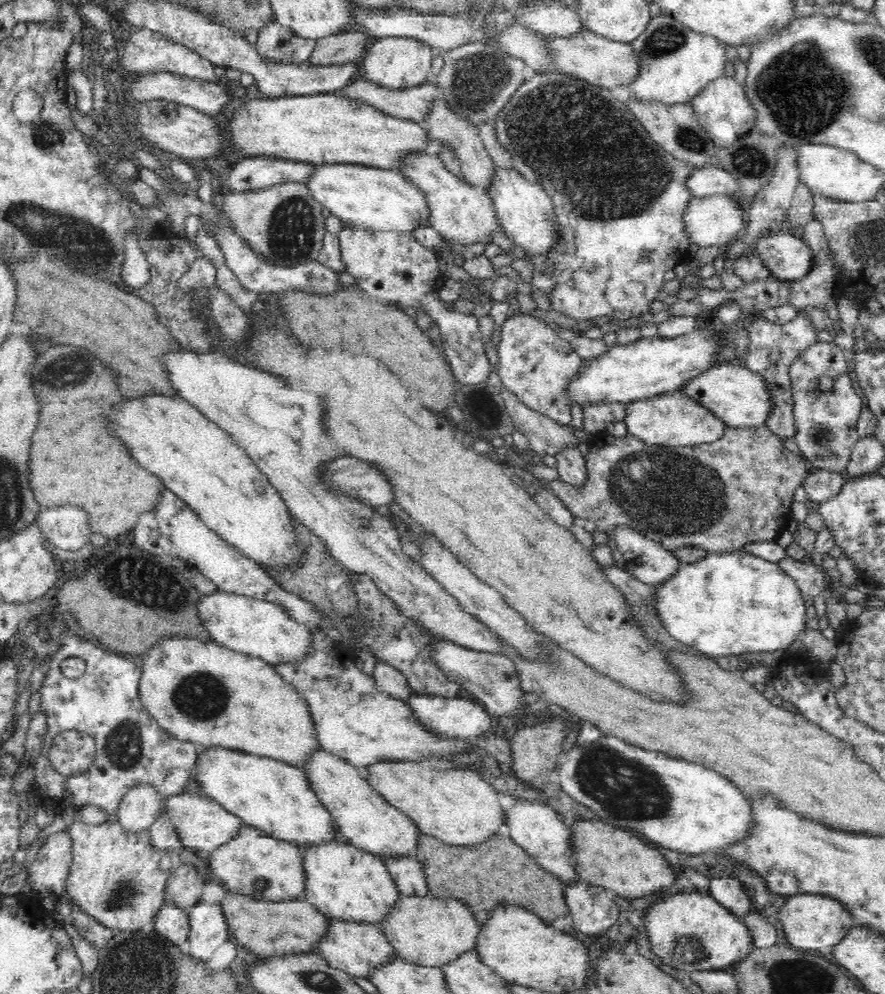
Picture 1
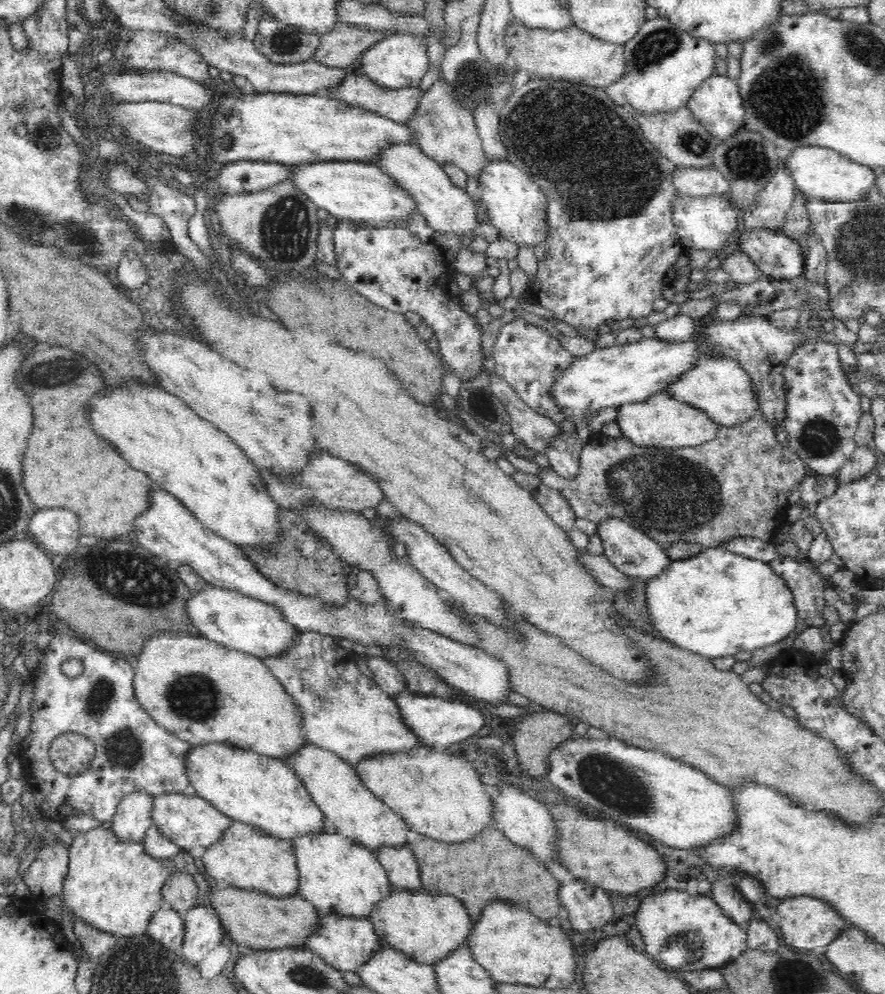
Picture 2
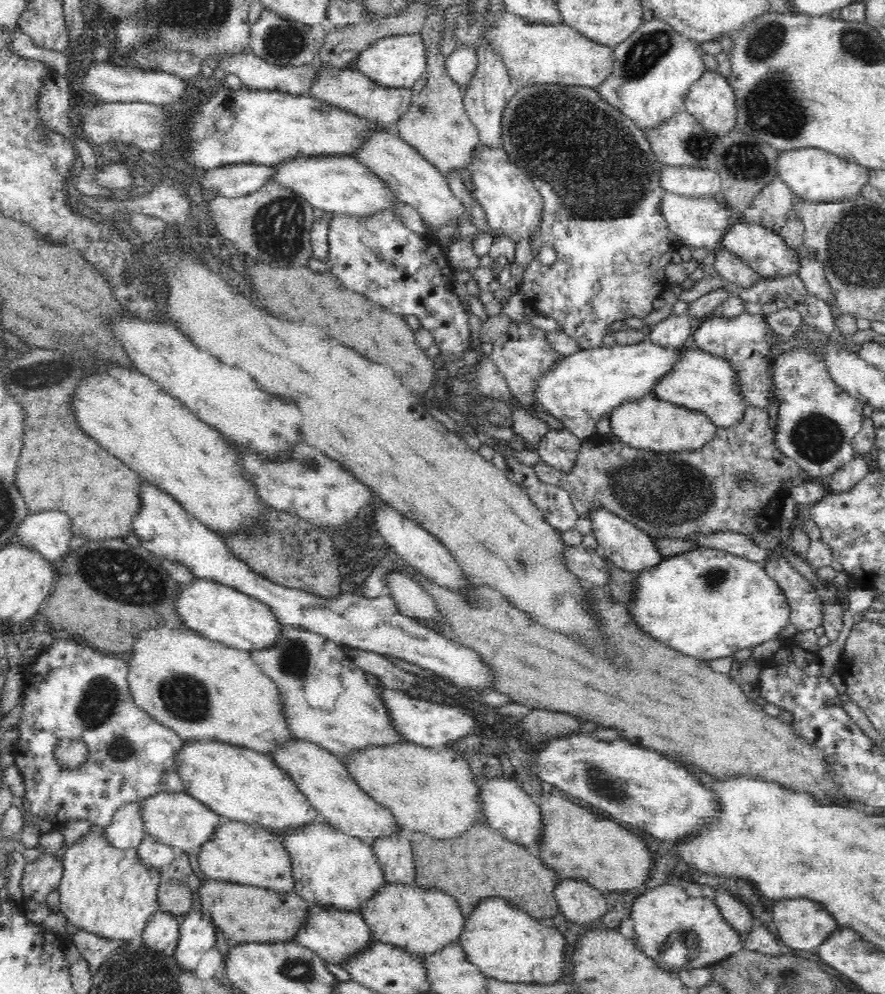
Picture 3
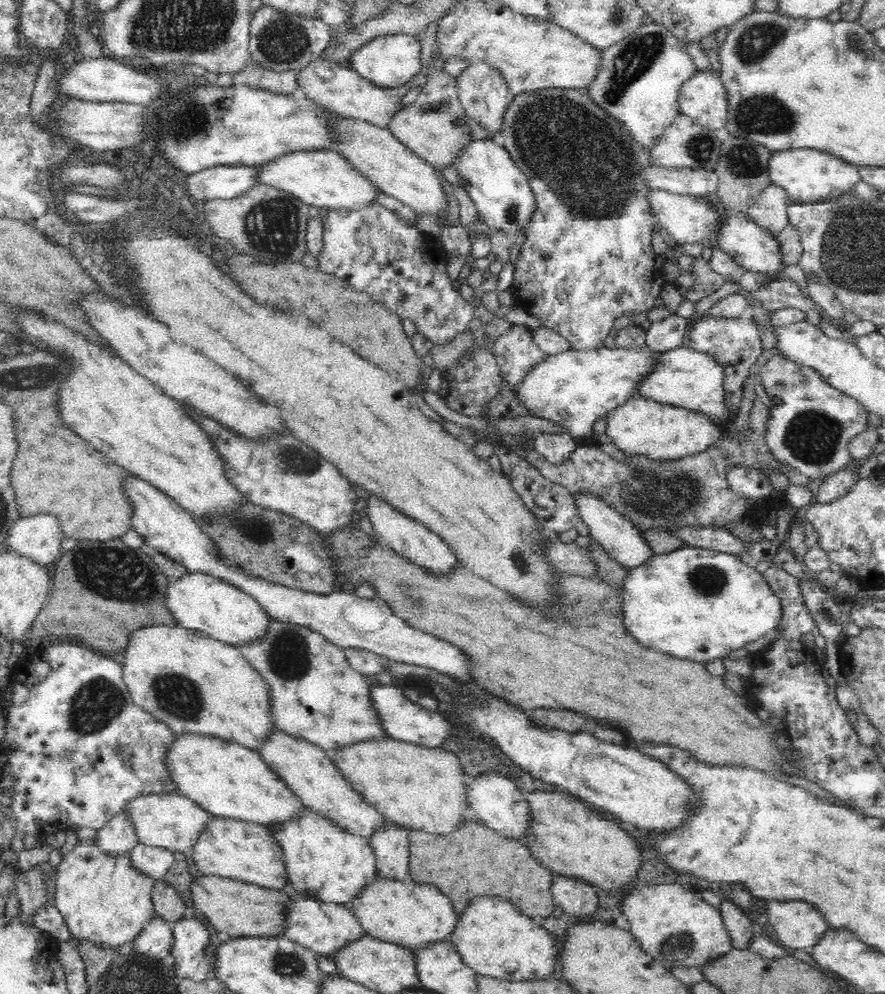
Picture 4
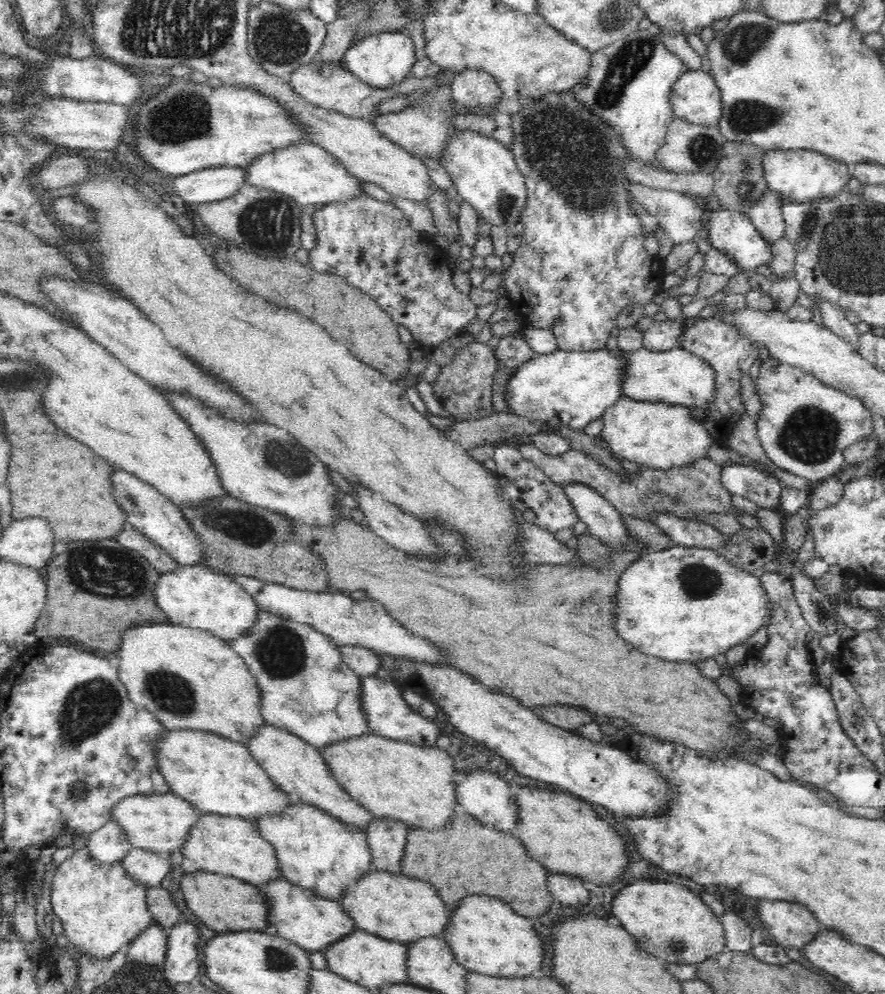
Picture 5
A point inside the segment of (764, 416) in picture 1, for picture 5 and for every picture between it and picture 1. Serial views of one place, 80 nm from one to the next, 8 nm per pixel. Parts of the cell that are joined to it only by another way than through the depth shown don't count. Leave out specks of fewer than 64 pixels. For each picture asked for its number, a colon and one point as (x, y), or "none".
2: (718, 385)
3: (703, 382)
4: (694, 380)
5: (677, 377)

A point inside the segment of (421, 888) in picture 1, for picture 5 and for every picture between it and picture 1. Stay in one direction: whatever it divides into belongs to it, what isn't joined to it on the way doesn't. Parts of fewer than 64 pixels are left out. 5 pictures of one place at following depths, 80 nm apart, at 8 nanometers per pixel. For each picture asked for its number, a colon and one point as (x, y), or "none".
2: (403, 870)
3: (395, 855)
4: (391, 844)
5: (386, 837)

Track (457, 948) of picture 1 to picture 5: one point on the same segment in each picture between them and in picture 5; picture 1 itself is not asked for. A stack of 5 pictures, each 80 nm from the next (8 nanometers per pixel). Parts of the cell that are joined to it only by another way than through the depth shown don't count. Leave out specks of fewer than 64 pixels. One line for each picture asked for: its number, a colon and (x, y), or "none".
2: (427, 930)
3: (402, 915)
4: (390, 910)
5: (395, 908)

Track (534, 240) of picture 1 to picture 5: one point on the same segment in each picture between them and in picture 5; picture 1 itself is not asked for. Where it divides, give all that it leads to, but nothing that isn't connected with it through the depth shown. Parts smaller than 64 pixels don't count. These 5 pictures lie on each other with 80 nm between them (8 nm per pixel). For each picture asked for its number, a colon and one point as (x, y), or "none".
2: (517, 208)
3: (513, 206)
4: (503, 196)
5: (484, 171)

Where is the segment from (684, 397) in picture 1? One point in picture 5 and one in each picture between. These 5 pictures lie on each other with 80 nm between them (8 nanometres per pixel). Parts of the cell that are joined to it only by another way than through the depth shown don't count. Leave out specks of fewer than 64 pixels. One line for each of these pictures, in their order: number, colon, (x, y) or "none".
2: (662, 421)
3: (652, 423)
4: (642, 425)
5: (660, 435)

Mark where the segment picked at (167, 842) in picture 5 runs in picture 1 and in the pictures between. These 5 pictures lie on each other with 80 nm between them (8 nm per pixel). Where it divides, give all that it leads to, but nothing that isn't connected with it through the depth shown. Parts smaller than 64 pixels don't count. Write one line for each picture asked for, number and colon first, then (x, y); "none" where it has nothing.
1: (204, 824)
2: (191, 821)
3: (178, 819)
4: (174, 821)

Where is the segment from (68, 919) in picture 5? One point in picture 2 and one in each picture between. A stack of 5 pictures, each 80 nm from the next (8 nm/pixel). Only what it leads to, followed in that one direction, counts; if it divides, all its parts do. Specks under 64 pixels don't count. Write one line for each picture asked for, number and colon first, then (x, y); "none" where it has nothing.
2: (115, 885)
3: (110, 891)
4: (104, 898)

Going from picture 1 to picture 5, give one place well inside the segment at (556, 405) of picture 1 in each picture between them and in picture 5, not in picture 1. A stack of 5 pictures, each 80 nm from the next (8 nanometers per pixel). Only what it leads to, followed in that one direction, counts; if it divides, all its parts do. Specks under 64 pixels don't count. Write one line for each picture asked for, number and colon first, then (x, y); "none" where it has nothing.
2: (529, 359)
3: (523, 354)
4: (517, 353)
5: (512, 352)

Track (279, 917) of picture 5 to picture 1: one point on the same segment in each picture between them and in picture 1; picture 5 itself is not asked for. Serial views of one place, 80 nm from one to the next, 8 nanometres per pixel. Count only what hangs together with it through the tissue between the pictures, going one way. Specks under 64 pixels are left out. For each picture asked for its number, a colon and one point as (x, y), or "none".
1: (359, 950)
2: (346, 944)
3: (337, 937)
4: (324, 928)

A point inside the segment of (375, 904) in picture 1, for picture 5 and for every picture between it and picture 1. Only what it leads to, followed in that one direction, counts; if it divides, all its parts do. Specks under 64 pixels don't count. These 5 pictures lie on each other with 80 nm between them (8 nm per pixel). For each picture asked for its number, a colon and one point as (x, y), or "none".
2: (339, 877)
3: (331, 870)
4: (324, 863)
5: (317, 852)

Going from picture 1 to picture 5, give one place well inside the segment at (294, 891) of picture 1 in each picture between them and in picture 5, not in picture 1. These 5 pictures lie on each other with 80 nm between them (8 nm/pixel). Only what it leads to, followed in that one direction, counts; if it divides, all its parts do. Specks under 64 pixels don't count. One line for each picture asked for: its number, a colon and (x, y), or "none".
2: (247, 858)
3: (250, 855)
4: (233, 849)
5: (224, 845)

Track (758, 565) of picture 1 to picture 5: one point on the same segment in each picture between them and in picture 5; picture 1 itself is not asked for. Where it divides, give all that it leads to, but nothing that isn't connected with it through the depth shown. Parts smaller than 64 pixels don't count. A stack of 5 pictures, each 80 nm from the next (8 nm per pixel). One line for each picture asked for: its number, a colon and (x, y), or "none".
2: (717, 603)
3: (709, 603)
4: (695, 603)
5: (683, 604)

